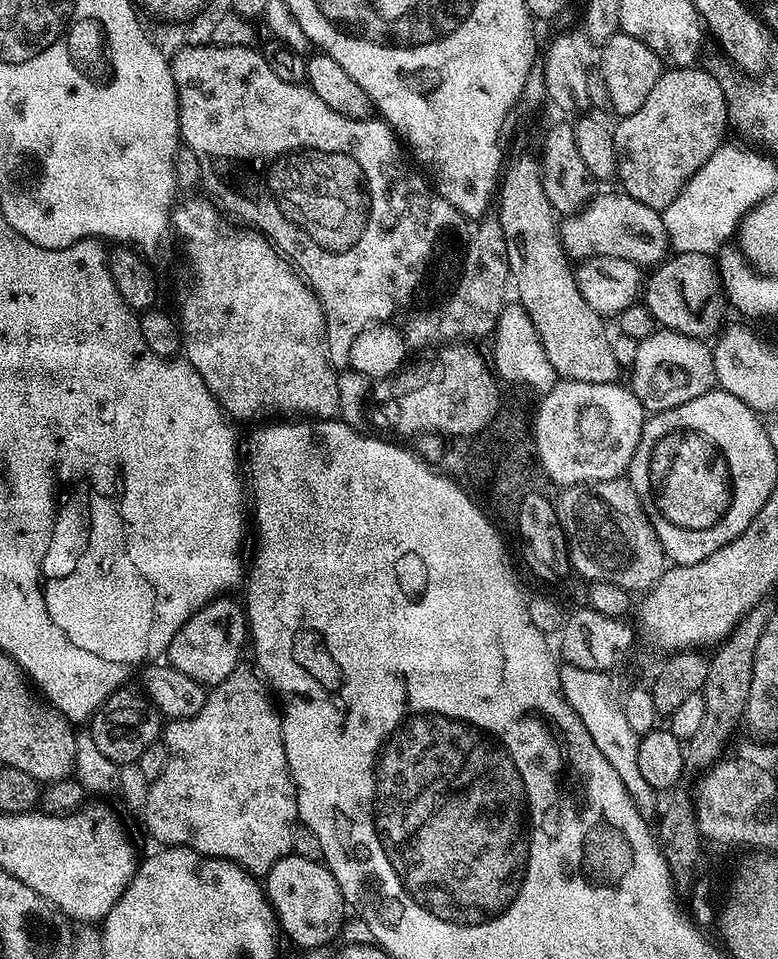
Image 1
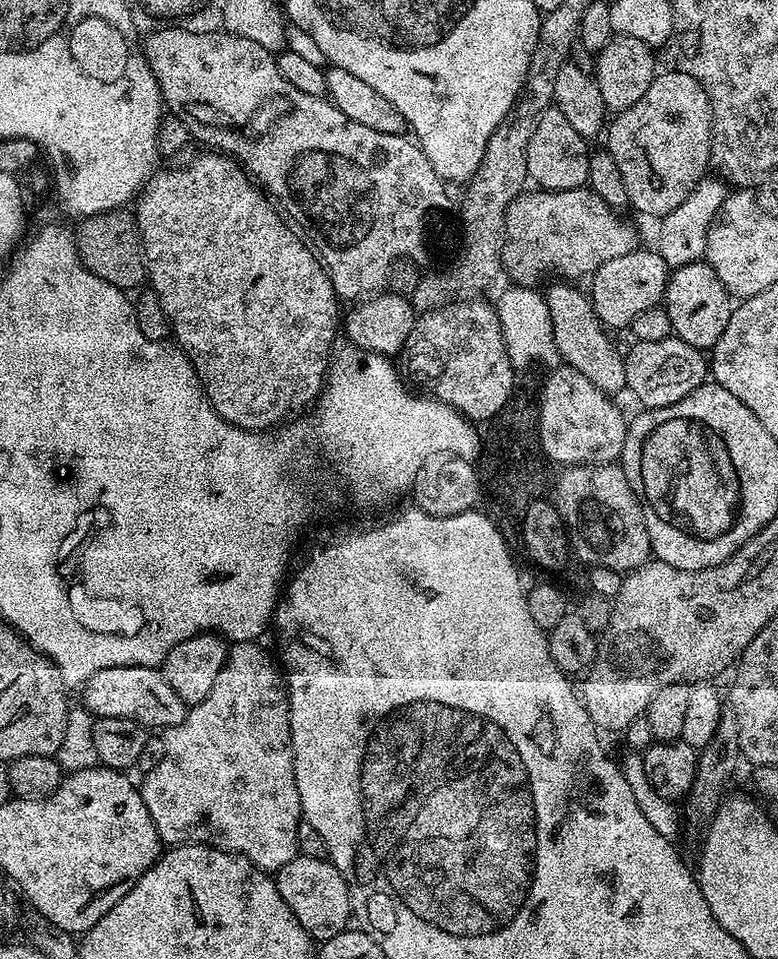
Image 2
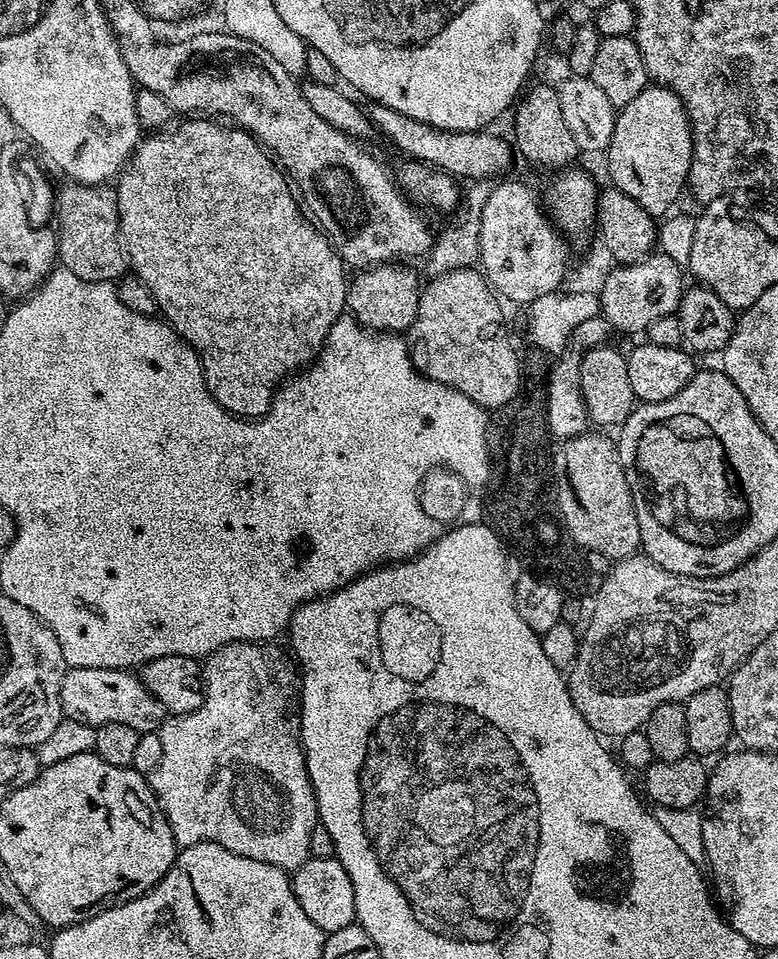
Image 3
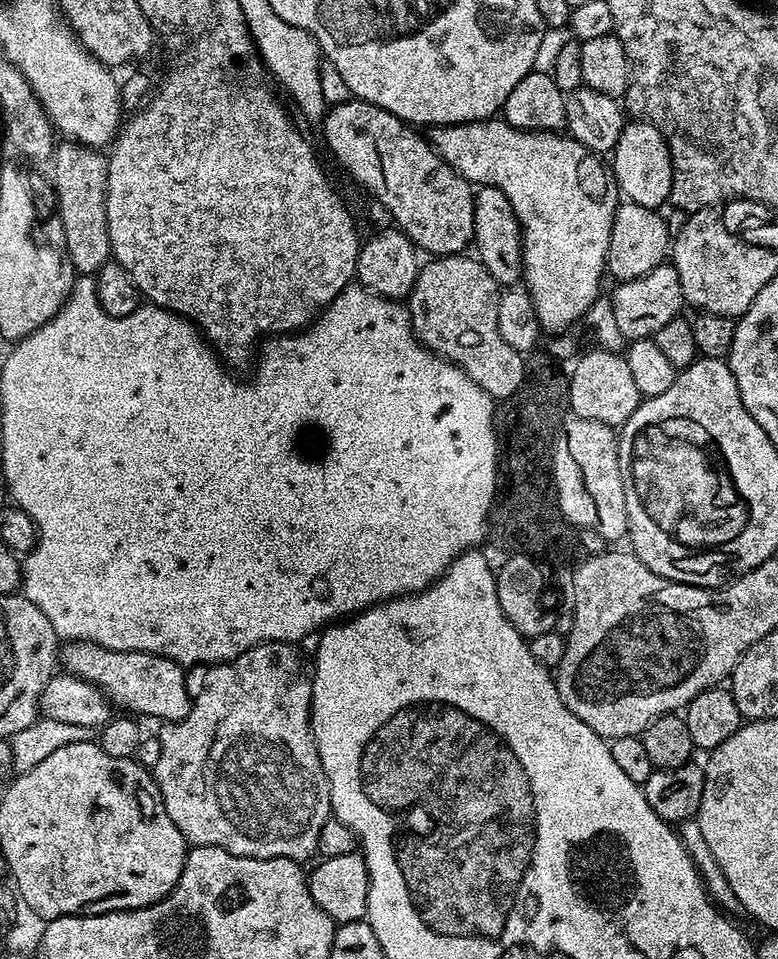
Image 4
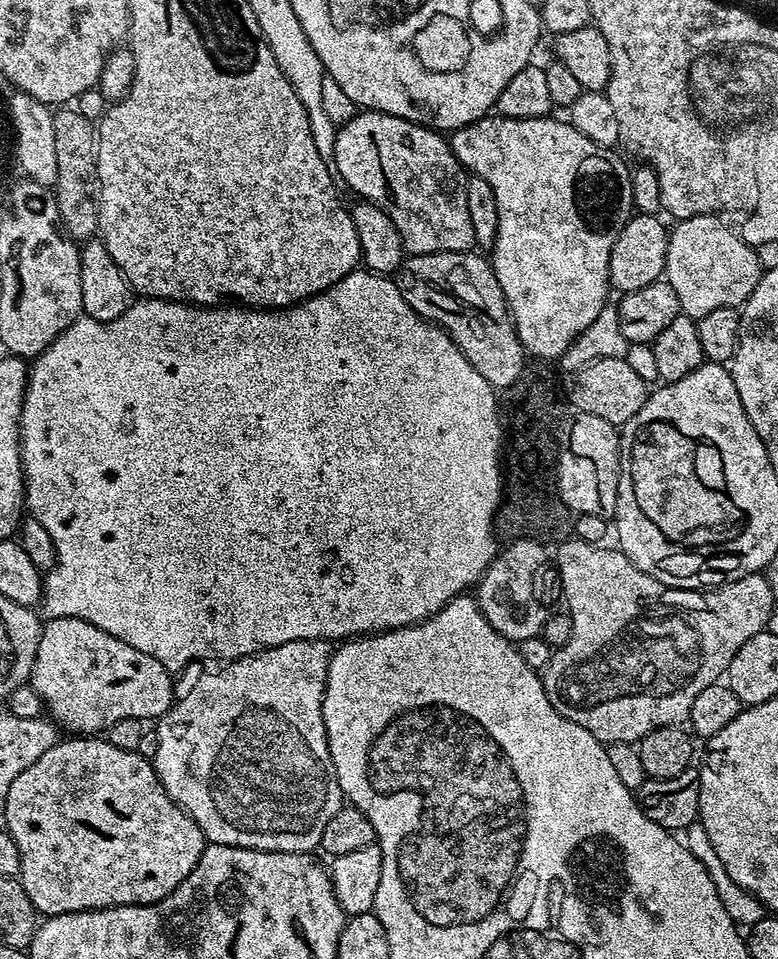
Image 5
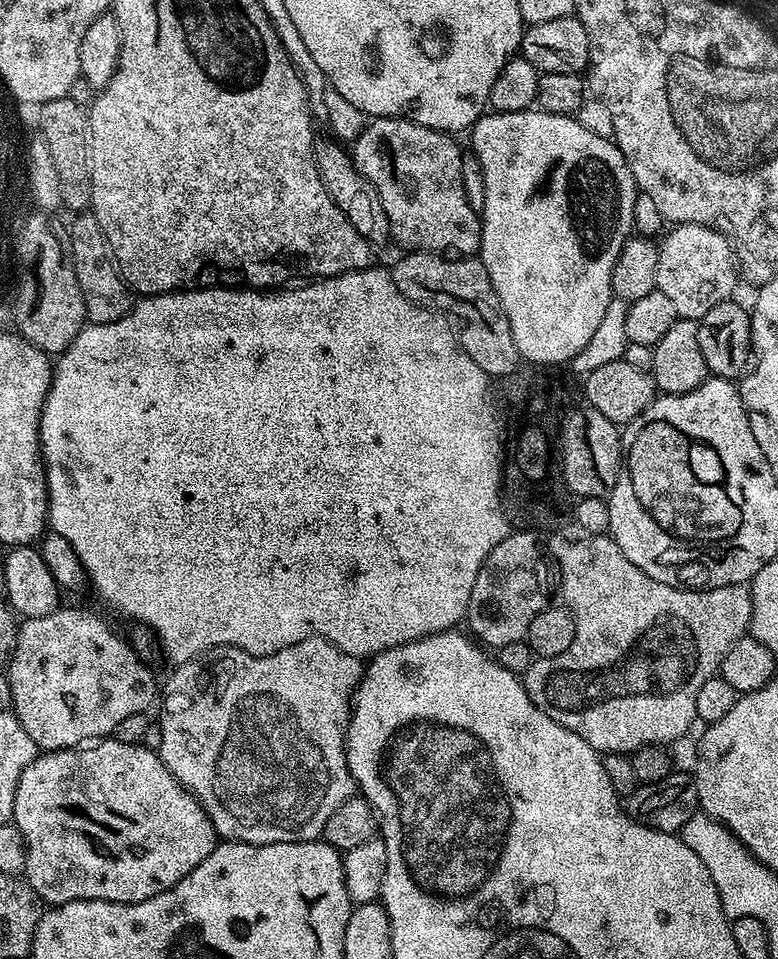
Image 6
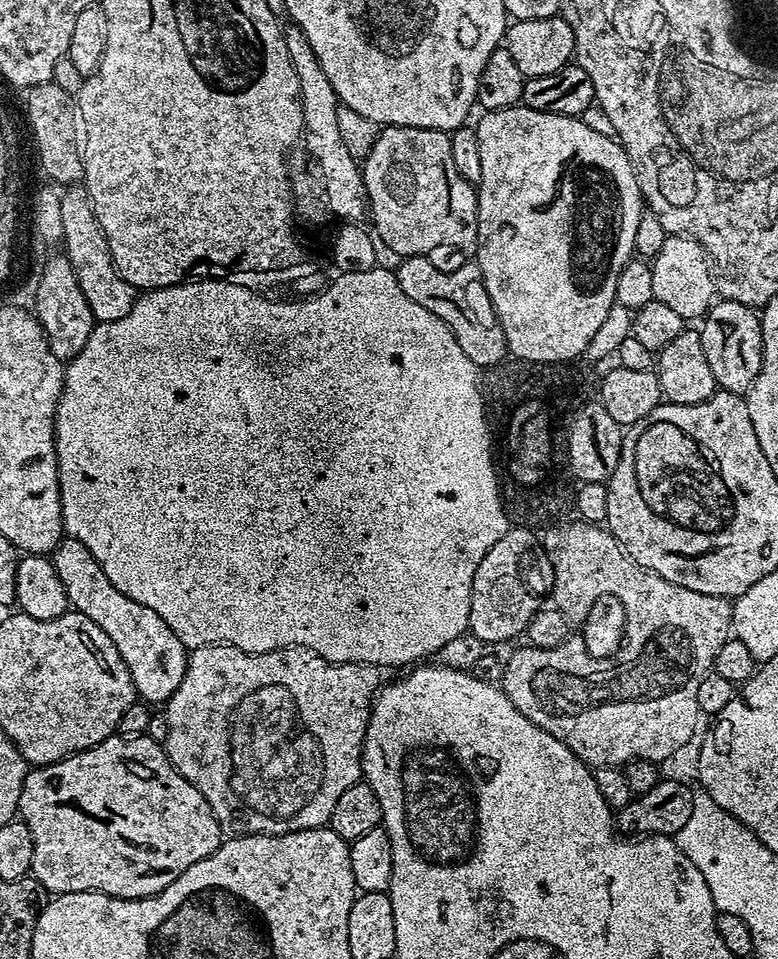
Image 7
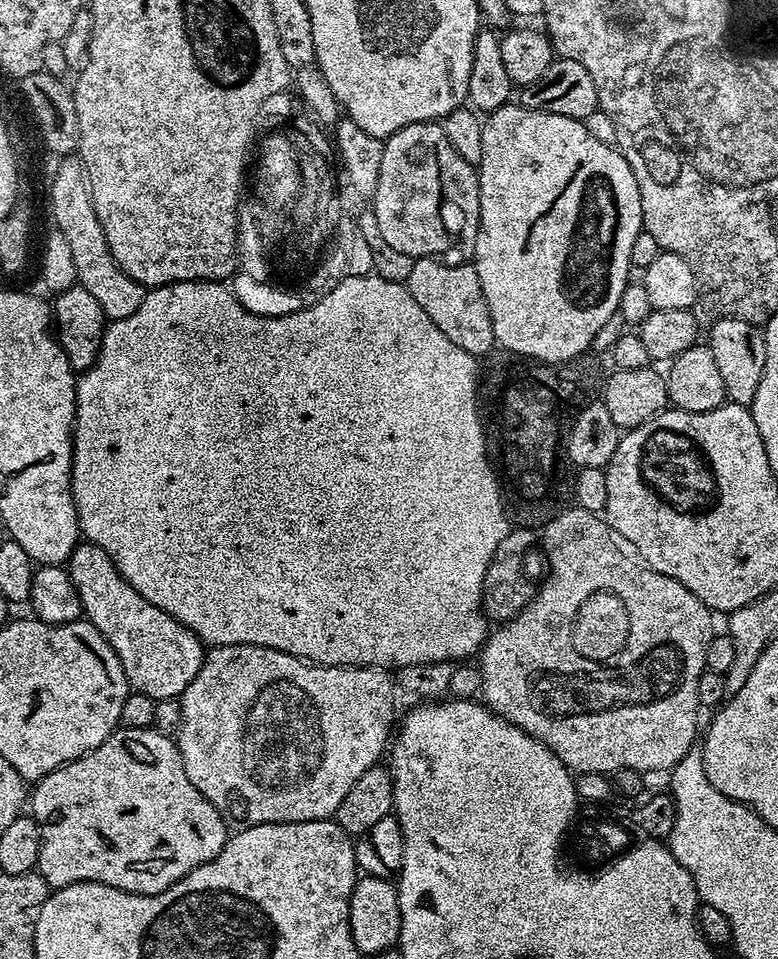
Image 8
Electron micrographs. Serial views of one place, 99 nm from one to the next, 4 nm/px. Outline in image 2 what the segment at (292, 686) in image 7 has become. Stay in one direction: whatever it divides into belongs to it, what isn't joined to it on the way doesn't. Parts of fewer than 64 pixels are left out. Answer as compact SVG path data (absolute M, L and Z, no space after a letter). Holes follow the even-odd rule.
M236 642L228 649L228 657L224 660L222 670L218 670L218 678L210 689L210 694L202 698L202 702L189 707L186 718L178 722L178 726L167 729L163 733L165 757L154 770L142 776L138 787L142 802L146 802L146 810L150 810L150 818L154 822L154 830L158 830L161 841L168 846L181 844L205 844L207 848L220 848L224 852L239 852L254 866L274 874L286 862L298 855L296 847L296 831L302 823L300 799L298 798L298 782L294 778L294 758L292 757L292 739L290 738L290 714L288 713L288 690L285 677L278 667L277 661L268 657L268 652L256 642Z

